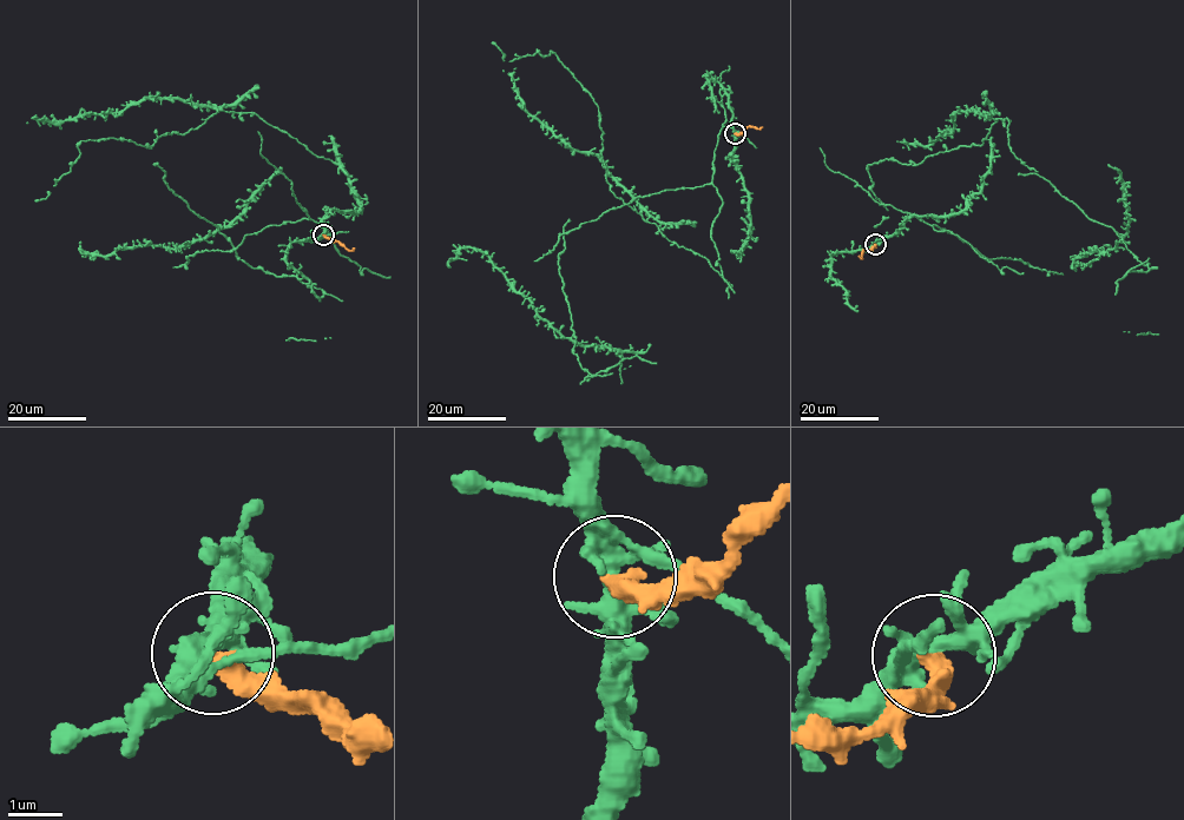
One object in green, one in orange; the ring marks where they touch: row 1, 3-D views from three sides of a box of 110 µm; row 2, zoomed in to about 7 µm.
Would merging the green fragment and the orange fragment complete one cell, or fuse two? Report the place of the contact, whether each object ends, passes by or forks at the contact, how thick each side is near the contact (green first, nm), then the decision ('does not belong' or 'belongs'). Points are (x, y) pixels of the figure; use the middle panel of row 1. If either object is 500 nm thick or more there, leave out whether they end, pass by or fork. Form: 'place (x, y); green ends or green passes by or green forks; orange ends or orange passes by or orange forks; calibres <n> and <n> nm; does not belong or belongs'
place (735, 133); green forks; orange ends; calibres 320 and 380 nm; does not belong

